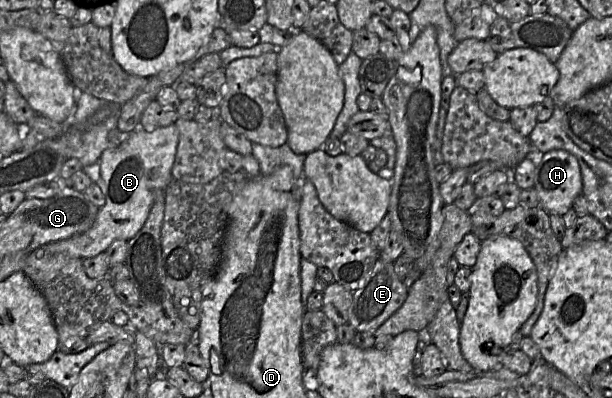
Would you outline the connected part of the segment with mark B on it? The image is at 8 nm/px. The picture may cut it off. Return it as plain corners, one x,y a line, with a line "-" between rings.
175,124
159,127
151,132
138,127
130,132
127,139
120,145
107,148
99,159
100,170
98,173
98,184
105,196
105,204
99,208
93,225
85,233
41,247
44,247
50,253
63,253
71,257
84,259
105,252
115,240
129,241
133,238
145,224
156,200
157,191
164,191
173,180
171,170
175,160
178,140
179,131

